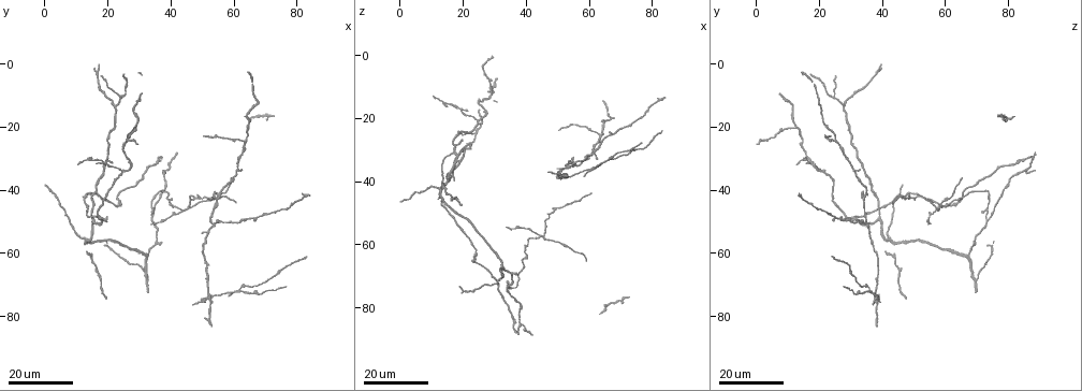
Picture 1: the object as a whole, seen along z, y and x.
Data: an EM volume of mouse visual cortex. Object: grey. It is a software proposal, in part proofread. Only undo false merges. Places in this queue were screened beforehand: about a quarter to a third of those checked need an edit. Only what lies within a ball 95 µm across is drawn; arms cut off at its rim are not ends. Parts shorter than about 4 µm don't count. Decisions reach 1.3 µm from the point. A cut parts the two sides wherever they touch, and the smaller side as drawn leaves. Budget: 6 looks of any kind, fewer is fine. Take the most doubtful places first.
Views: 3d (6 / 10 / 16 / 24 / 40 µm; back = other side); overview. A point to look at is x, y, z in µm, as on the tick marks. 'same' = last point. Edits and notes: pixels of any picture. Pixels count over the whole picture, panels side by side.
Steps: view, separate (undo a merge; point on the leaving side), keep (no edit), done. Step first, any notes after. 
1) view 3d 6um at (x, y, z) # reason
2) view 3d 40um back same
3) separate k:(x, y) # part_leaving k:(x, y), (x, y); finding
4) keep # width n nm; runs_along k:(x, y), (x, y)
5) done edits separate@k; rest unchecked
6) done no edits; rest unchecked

view 3d 24um at (55, 41, 35) # three-way junction

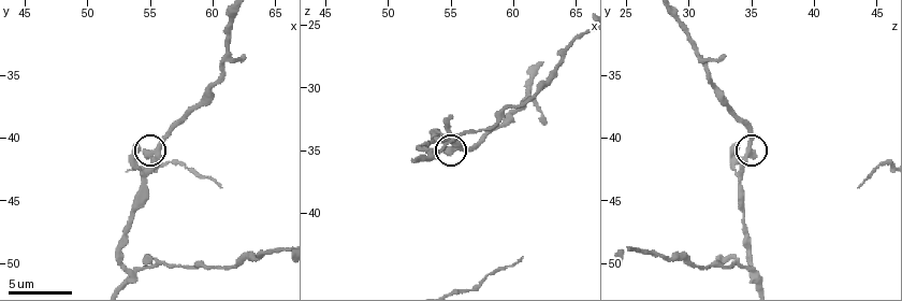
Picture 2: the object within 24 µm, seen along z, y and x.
view 3d 10um at (55.4, 41.0, 34.8)

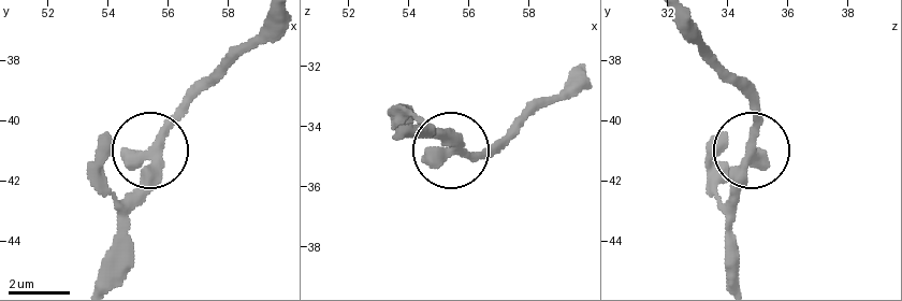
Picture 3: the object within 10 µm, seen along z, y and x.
keep # width 330 nm; one cell here

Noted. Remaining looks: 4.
view 3d 24um at (64, 24, 26) # small branch off a trunk

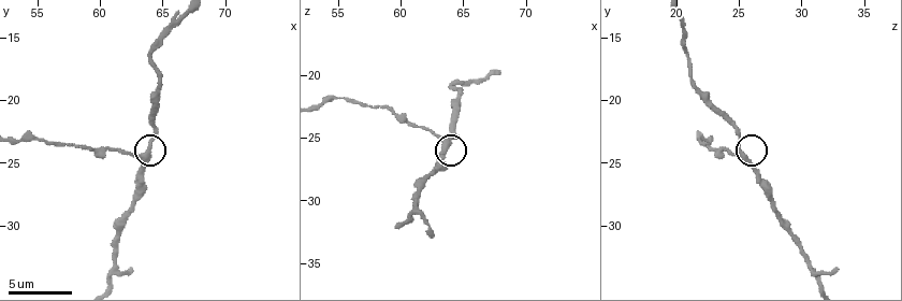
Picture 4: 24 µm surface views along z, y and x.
view 3d 6um at (63.4, 24.4, 25.0)

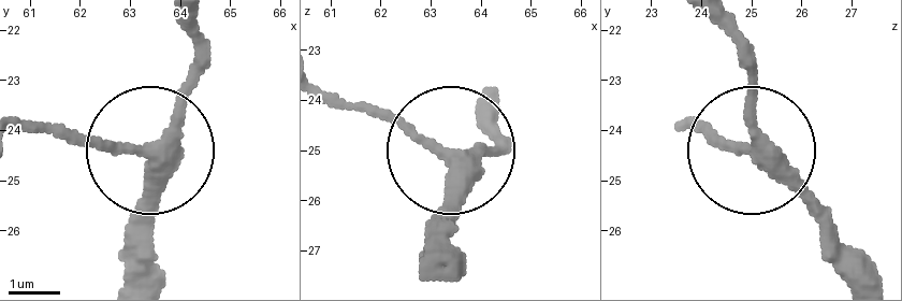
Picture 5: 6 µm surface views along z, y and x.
keep # width 280 nm; all the same cell

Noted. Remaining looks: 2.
view 3d 24um at (29, 20, 13) # branch point

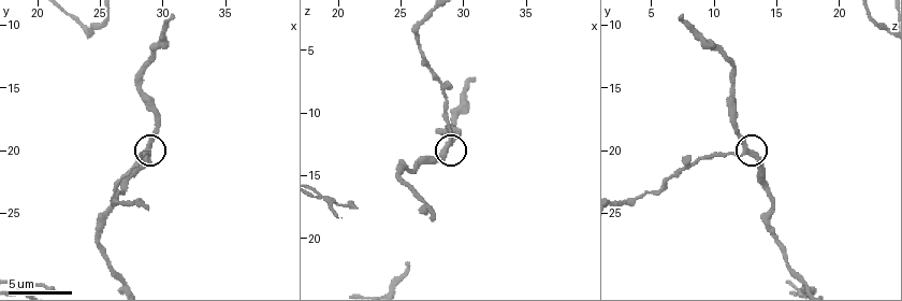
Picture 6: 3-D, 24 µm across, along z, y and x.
view 3d 10um at (28.8, 20.0, 12.4)

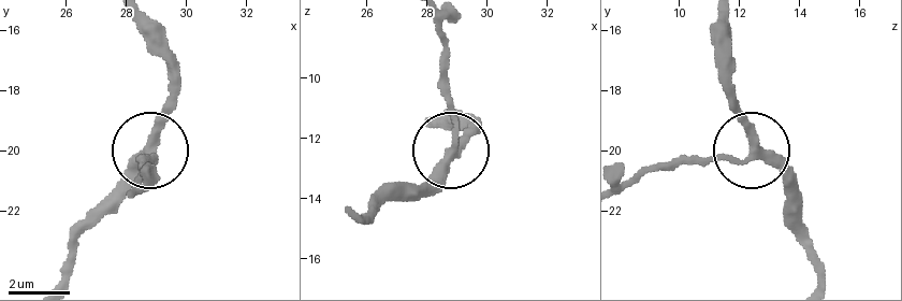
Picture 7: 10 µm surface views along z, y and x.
keep # side_arm 14 um; runs_along 7:(820, 276), (796, 191), (754, 153), (724, 71); continuous, no second cell

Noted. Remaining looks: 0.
done no edits; rest unchecked

